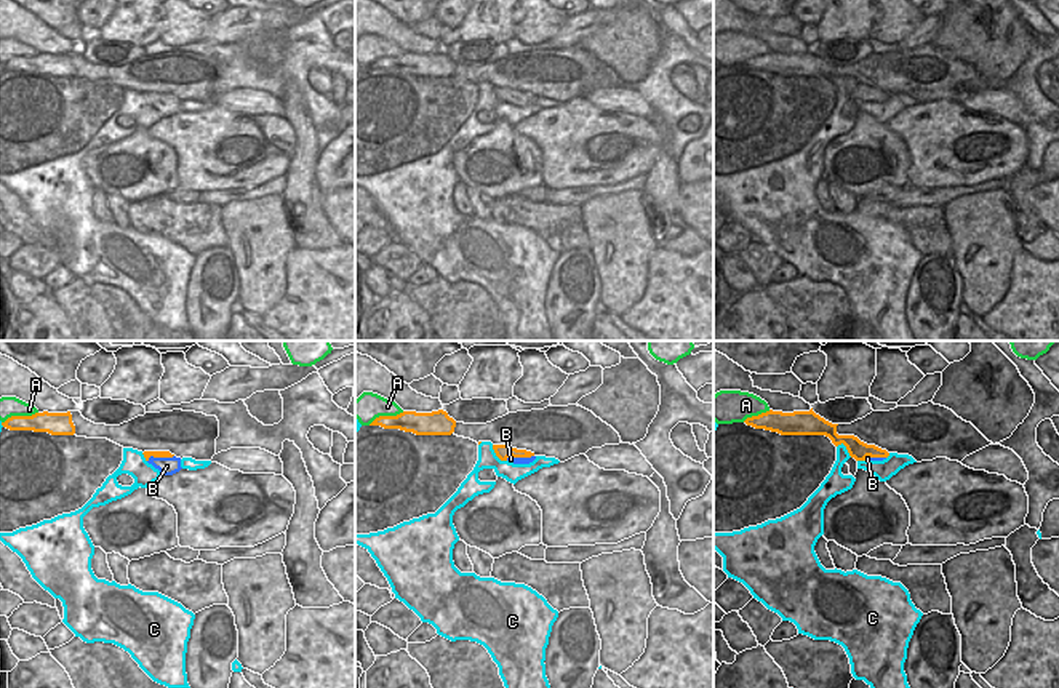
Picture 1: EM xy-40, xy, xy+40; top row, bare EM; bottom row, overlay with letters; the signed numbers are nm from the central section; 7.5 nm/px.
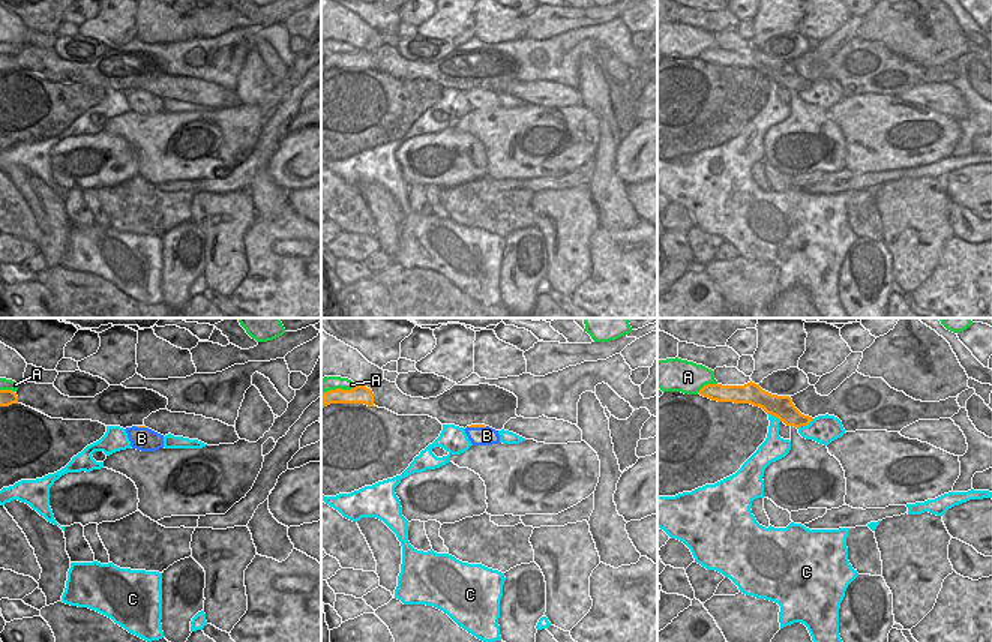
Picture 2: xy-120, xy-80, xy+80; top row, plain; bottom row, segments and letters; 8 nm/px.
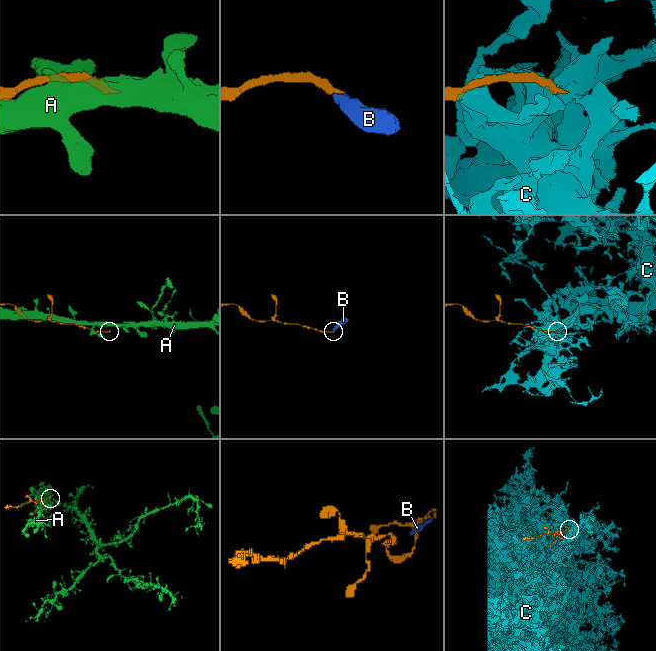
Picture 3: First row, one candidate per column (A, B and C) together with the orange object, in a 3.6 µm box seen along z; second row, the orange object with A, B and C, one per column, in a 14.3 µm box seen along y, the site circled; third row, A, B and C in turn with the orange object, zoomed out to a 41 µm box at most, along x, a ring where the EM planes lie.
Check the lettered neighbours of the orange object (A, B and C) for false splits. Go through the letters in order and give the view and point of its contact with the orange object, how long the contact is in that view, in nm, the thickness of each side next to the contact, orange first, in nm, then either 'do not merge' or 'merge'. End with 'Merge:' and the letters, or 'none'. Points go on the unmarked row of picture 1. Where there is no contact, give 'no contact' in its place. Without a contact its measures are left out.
A: xy (386, 58) | 300 nm | 170/200 nm | do not merge
B: xy (519, 98) | 220 nm | 120/50 nm | do not merge
C: xy (496, 96) | 170 nm | 120/150 nm | do not merge
Merge: none

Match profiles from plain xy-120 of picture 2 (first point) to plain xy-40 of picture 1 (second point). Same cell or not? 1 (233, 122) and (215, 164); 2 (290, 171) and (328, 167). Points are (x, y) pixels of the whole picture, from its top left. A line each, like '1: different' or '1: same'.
1: same
2: same

